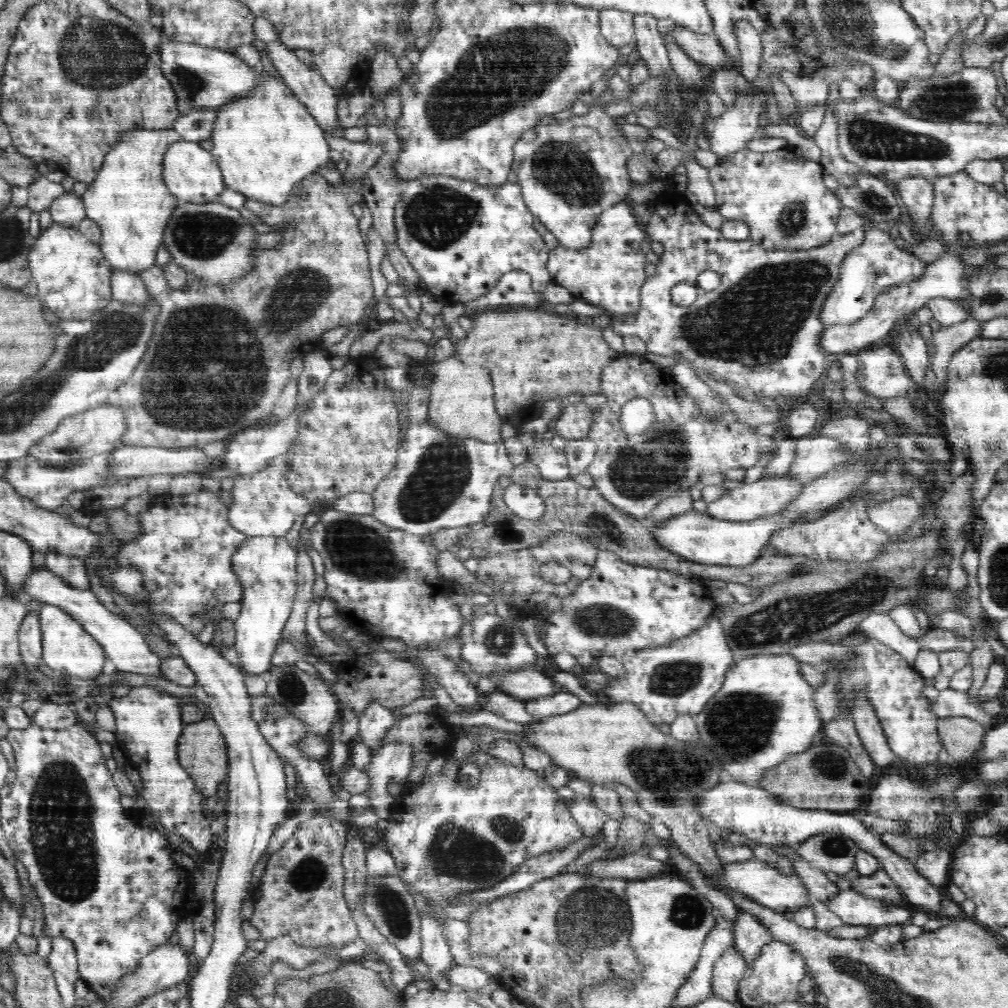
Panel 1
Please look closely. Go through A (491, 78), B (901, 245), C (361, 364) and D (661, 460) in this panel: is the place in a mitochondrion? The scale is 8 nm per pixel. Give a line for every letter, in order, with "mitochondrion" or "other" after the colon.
A: mitochondrion
B: other
C: other
D: mitochondrion

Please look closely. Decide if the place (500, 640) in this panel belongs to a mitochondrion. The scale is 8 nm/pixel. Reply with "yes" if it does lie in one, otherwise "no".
yes

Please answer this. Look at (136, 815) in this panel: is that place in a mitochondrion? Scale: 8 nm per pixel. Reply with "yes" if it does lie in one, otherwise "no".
no

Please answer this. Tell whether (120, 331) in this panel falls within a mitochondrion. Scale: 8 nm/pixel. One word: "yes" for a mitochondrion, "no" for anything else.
yes

